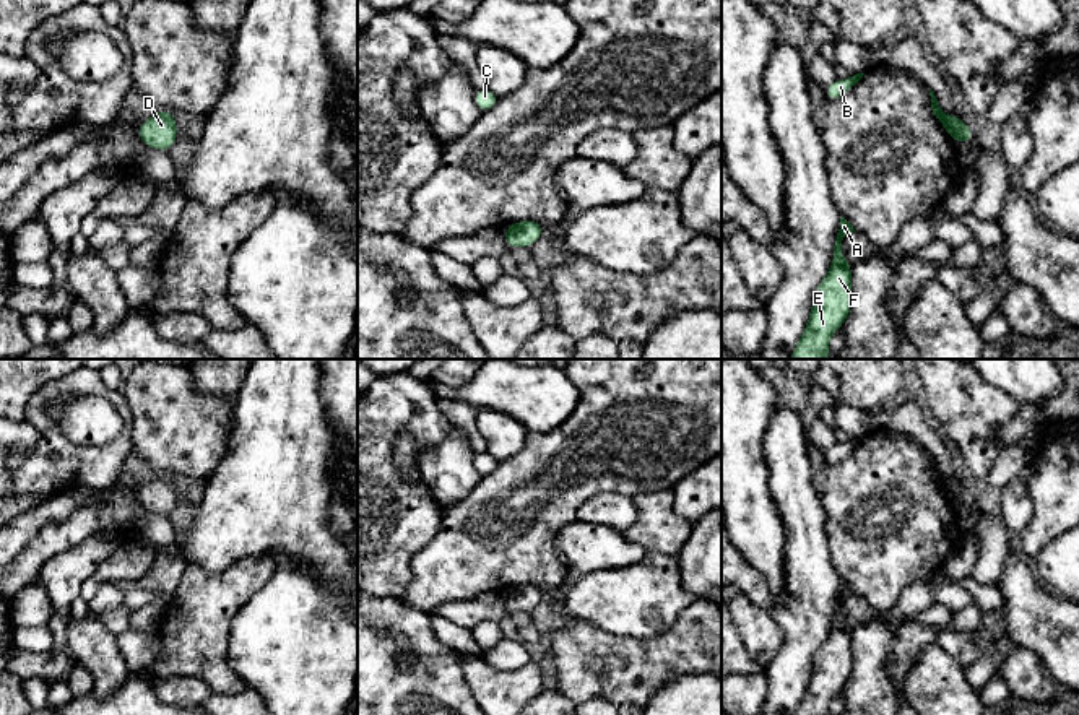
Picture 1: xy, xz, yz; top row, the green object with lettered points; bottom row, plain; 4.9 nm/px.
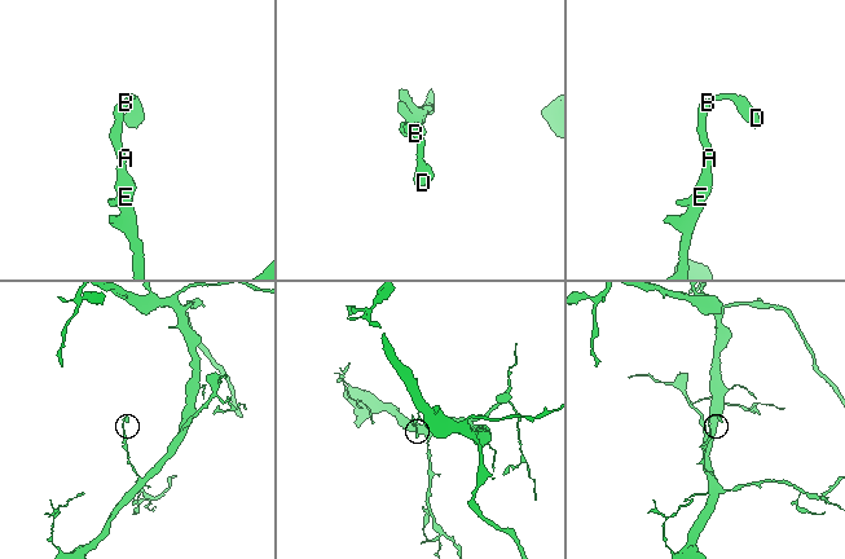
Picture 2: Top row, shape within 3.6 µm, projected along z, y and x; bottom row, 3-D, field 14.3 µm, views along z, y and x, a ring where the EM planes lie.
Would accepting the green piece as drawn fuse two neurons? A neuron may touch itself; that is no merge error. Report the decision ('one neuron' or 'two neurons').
one neuron

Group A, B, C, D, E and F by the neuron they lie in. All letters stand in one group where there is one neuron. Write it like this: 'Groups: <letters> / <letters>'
Groups: A B C D E F

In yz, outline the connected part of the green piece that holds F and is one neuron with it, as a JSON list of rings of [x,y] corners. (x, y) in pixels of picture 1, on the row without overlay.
[[[840,582],[830,634],[814,655],[811,679],[793,715],[830,715],[830,700],[848,682],[853,668],[853,630],[842,616],[842,603],[853,595],[853,590],[845,582]]]

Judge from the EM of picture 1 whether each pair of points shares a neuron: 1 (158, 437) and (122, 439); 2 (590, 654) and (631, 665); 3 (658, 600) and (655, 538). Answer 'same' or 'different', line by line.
1: different
2: same
3: different

